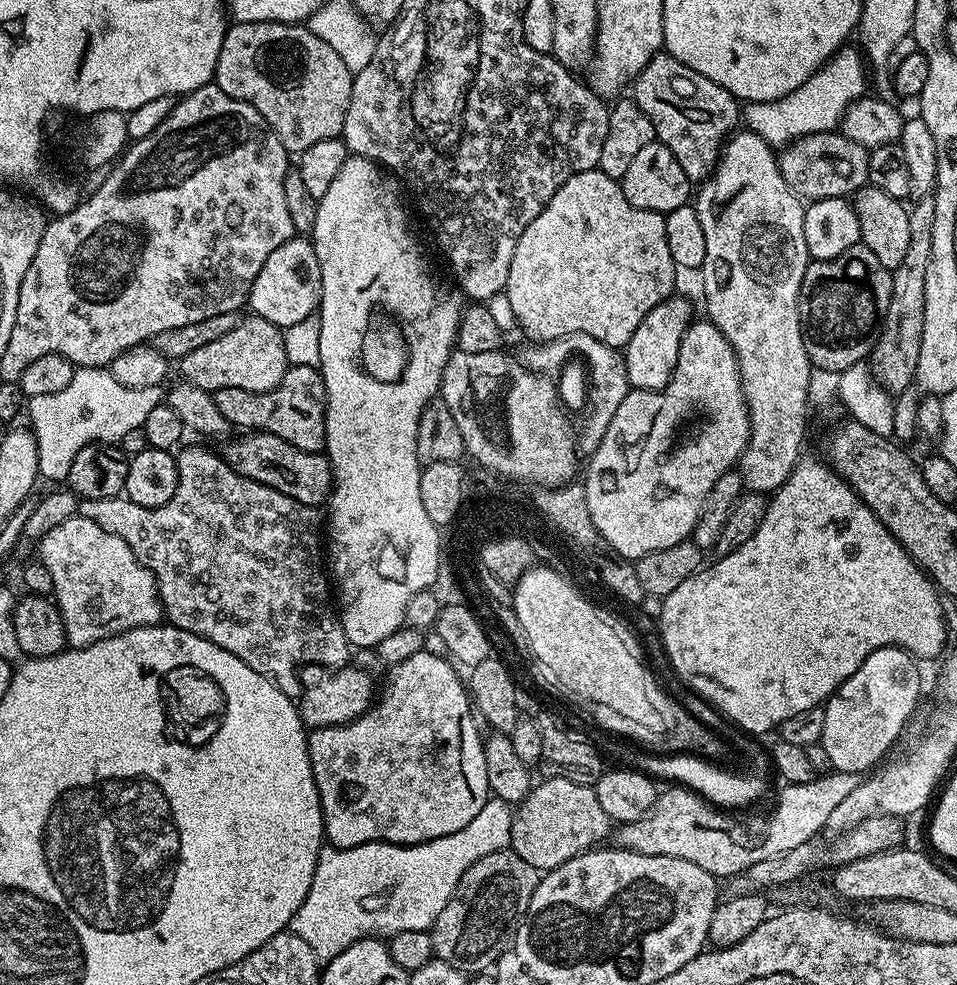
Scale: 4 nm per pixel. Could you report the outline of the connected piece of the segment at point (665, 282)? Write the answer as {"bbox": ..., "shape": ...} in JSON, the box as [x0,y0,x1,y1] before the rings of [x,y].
{"bbox":[506,170,678,349],"shape":[[[593,170],[571,176],[554,194],[554,198],[550,198],[550,202],[542,210],[542,214],[538,214],[538,218],[534,218],[534,222],[530,222],[530,226],[526,226],[526,230],[522,230],[522,238],[518,238],[518,246],[514,246],[514,258],[510,258],[510,278],[506,295],[510,298],[510,310],[514,310],[514,318],[519,331],[524,331],[529,336],[529,341],[532,342],[557,340],[570,334],[585,332],[590,334],[590,338],[598,338],[598,342],[606,342],[606,346],[623,349],[624,345],[630,342],[634,330],[638,330],[642,318],[646,318],[646,314],[650,314],[650,310],[654,310],[654,306],[658,306],[673,295],[675,289],[672,287],[676,284],[678,269],[674,258],[670,258],[670,245],[666,243],[664,217],[665,213],[642,210],[631,204],[626,198],[626,194],[620,189],[620,181],[610,178],[604,172]]]}

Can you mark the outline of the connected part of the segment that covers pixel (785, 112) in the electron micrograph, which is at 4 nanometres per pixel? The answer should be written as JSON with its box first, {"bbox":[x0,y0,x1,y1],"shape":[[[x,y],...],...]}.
{"bbox":[742,46,868,146],"shape":[[[845,46],[814,75],[806,78],[798,90],[786,94],[786,98],[778,98],[774,102],[745,103],[742,108],[743,127],[773,146],[787,146],[803,136],[839,129],[840,119],[848,107],[865,95],[867,88],[864,87],[868,80],[864,77],[864,68],[866,66],[861,53],[855,47]]]}

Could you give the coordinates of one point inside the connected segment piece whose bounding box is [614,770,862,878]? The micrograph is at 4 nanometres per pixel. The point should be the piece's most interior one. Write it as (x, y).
(684, 825)

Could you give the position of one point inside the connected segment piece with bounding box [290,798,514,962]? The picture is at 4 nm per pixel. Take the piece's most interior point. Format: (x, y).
(376, 890)

